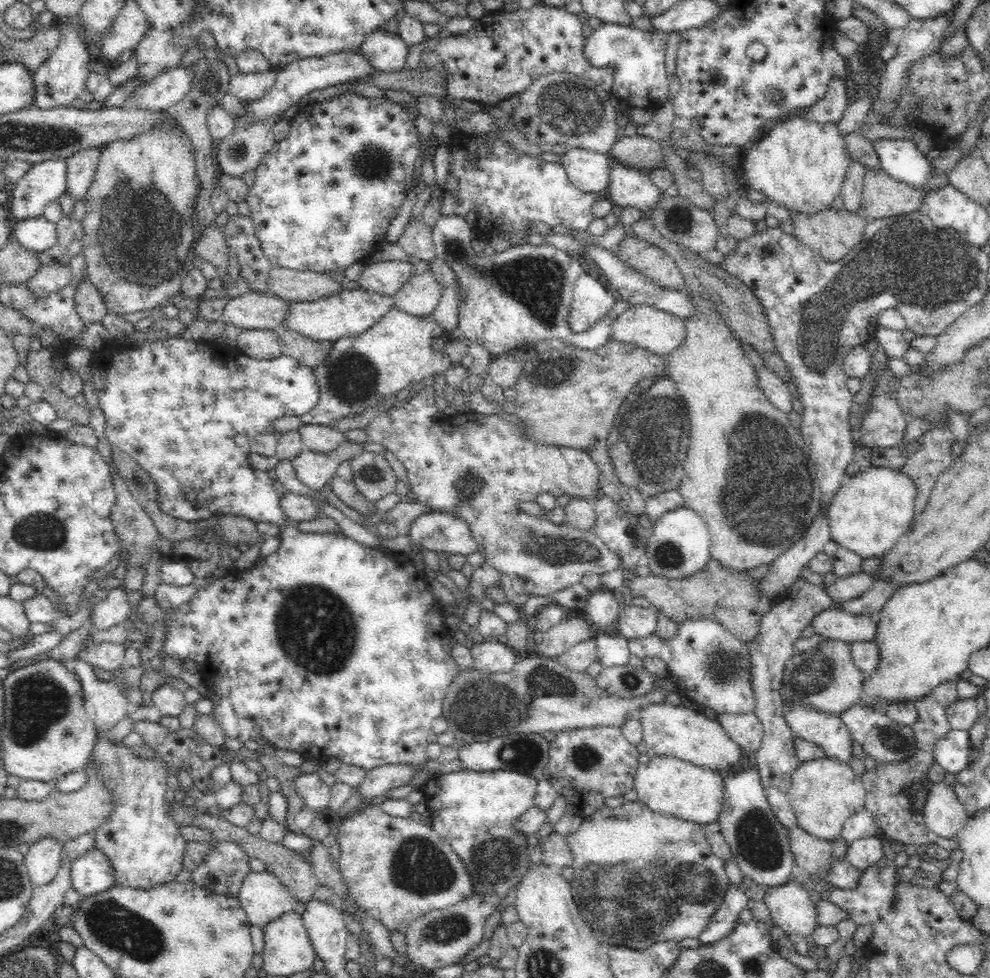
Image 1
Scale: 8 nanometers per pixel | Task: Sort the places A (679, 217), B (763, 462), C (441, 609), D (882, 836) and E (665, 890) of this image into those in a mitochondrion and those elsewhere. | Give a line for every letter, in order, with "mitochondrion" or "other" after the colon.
A: mitochondrion
B: mitochondrion
C: other
D: other
E: mitochondrion

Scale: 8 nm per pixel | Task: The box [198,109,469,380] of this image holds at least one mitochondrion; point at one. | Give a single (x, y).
(369, 161)

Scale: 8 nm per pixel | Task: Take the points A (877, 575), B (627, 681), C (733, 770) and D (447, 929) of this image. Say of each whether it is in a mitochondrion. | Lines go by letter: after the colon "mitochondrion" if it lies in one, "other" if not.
A: other
B: mitochondrion
C: other
D: mitochondrion

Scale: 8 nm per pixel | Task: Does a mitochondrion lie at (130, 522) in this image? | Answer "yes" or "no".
yes

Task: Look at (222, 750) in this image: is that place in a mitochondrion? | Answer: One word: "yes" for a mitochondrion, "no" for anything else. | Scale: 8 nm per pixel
no

